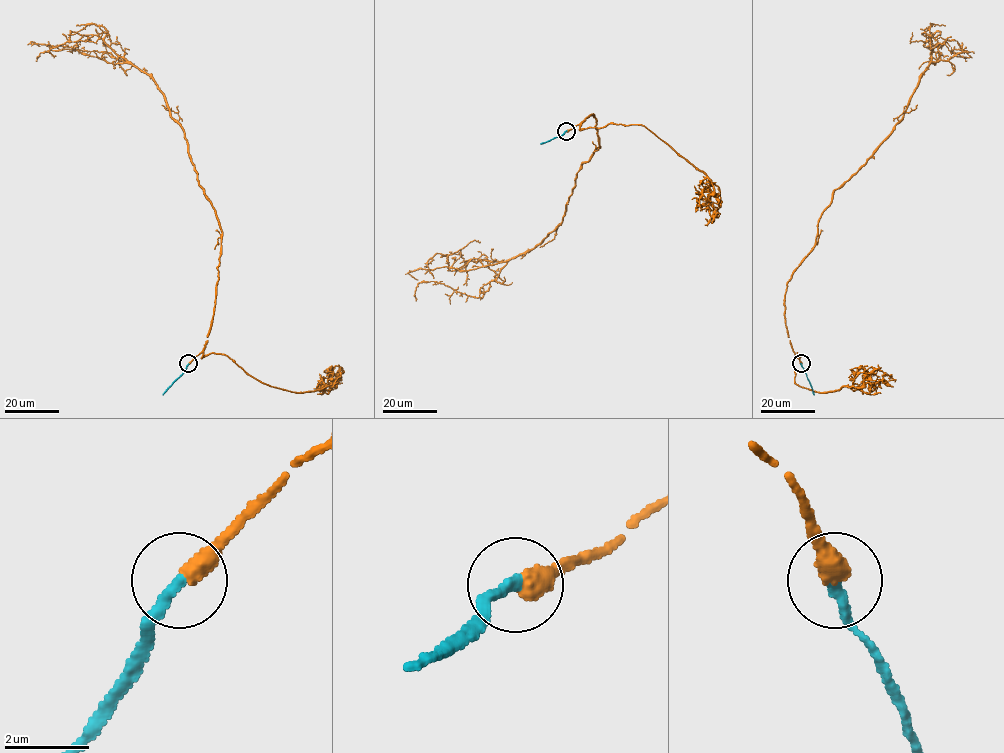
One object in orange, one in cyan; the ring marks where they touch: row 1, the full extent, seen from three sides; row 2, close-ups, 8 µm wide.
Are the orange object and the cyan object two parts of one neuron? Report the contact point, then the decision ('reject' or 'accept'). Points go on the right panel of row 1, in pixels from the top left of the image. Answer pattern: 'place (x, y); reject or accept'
place (801, 363); accept

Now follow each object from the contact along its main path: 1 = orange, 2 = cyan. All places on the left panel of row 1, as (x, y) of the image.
1: (188, 363), (207, 340), (221, 227), (199, 184), (184, 131), (158, 85), (130, 62), (65, 49), (38, 56)
2: (188, 363), (162, 395)

